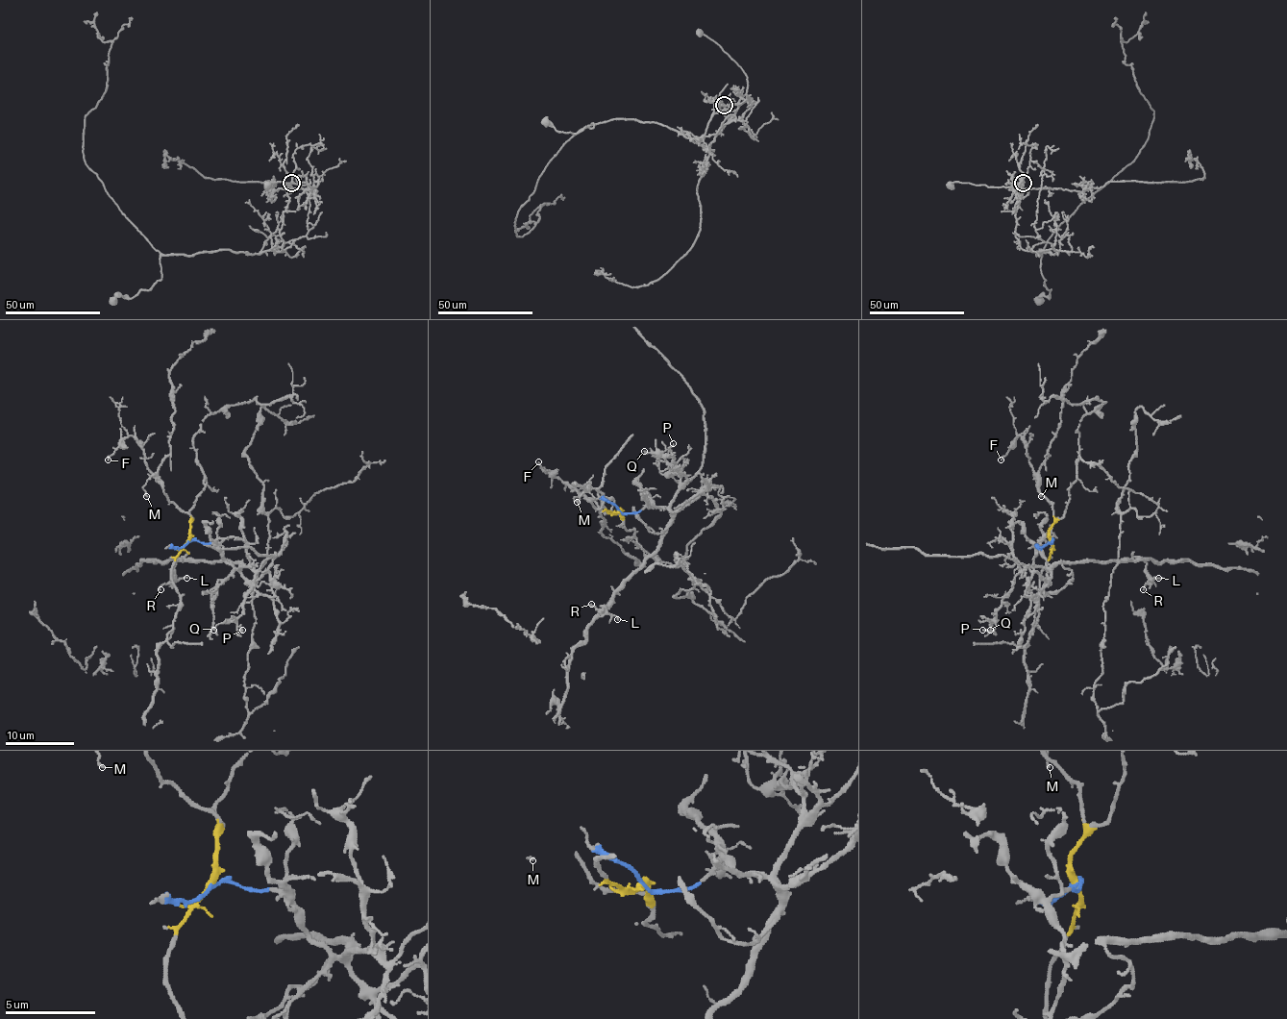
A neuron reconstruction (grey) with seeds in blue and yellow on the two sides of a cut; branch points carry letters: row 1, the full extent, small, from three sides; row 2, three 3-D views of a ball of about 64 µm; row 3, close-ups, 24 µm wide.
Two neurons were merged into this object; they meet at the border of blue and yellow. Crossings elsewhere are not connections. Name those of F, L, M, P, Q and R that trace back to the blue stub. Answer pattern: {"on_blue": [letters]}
{"on_blue": ["L", "P", "Q", "R"]}

